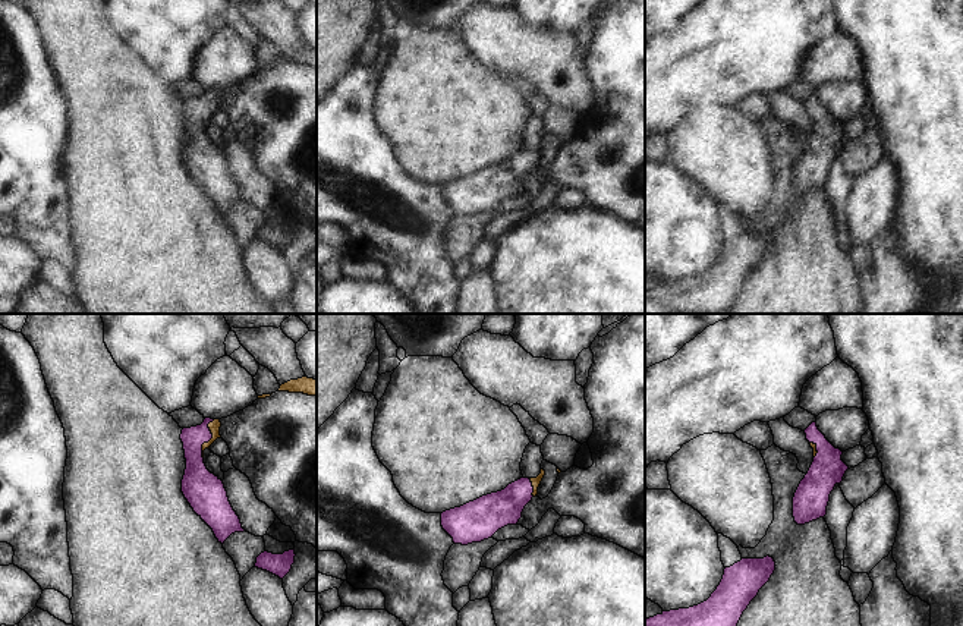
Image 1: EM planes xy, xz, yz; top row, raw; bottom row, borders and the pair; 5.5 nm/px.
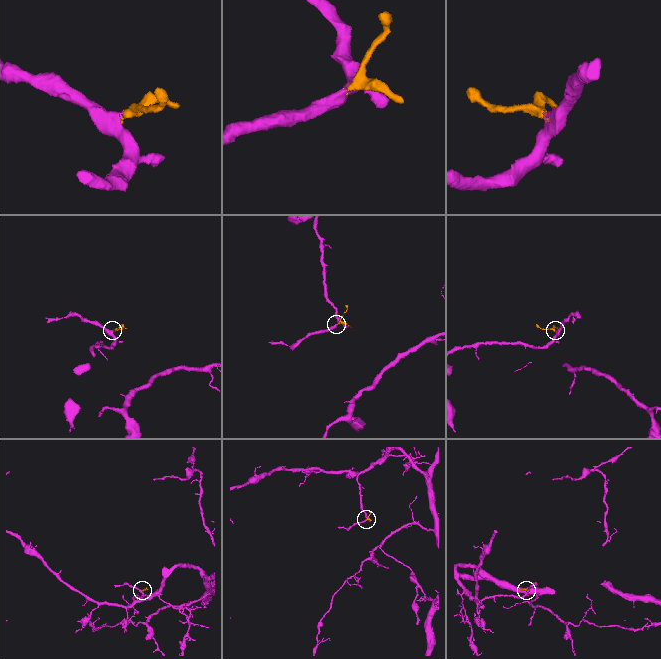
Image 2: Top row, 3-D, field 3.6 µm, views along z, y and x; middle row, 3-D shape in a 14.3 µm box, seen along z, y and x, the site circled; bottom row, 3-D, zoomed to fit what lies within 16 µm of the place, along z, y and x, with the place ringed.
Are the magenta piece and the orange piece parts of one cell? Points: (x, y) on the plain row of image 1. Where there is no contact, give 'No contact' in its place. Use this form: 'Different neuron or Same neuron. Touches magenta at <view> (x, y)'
Same neuron. Touches magenta at xy (210, 110).

